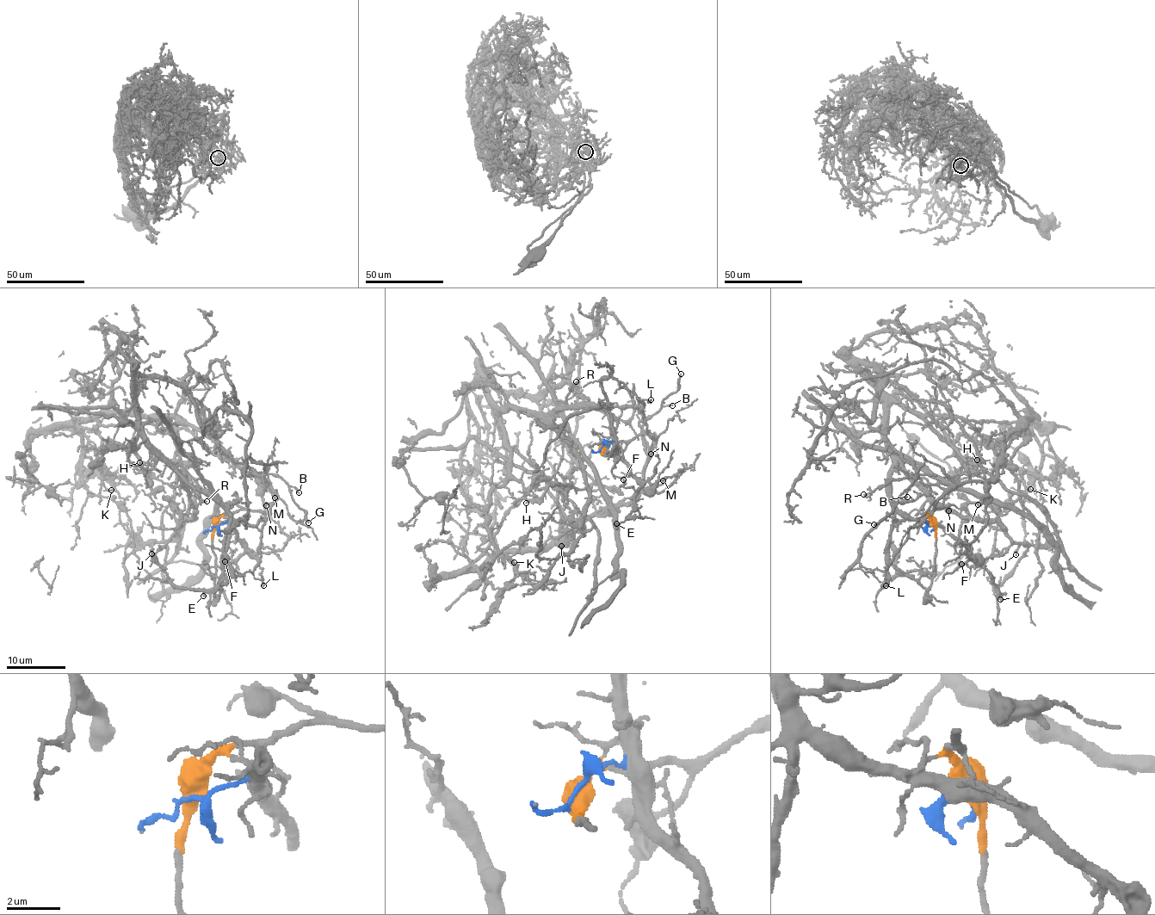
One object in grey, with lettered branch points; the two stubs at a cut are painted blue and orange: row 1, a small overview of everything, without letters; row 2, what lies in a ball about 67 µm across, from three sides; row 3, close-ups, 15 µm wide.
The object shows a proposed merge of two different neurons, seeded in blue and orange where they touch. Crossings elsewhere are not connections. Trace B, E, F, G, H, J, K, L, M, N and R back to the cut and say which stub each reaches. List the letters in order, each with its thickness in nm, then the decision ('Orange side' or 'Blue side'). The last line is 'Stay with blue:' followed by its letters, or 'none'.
B: Thickness 140 nm. Orange side
E: Thickness 200 nm. Blue side
F: Thickness 140 nm. Blue side
G: Thickness 140 nm. Orange side
H: Thickness 140 nm. Blue side
J: Thickness 170 nm. Blue side
K: Thickness 120 nm. Blue side
L: Thickness 150 nm. Orange side
M: Thickness 170 nm. Orange side
N: Thickness 120 nm. Orange side
R: Thickness 160 nm. Blue side
Stay with blue: E, F, H, J, K, R

